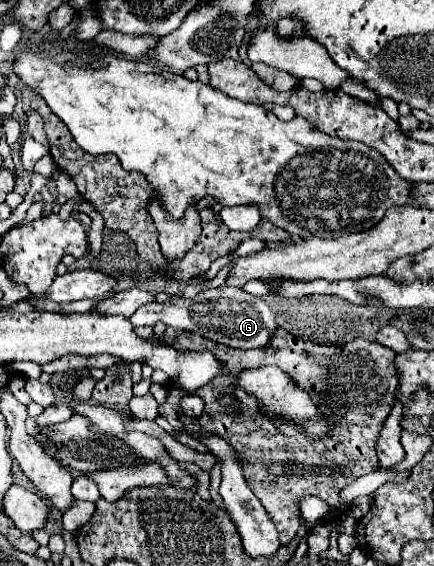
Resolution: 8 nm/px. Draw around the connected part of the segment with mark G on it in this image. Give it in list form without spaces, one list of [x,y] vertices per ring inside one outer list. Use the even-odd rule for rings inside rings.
[[[211,288],[195,298],[169,298],[161,304],[145,304],[141,306],[133,316],[131,322],[135,326],[155,326],[157,322],[163,322],[167,326],[173,326],[177,330],[189,330],[195,332],[207,340],[213,340],[217,344],[233,346],[233,348],[263,348],[269,344],[269,336],[275,332],[275,316],[265,304],[265,300],[251,296],[243,292],[241,288]]]

